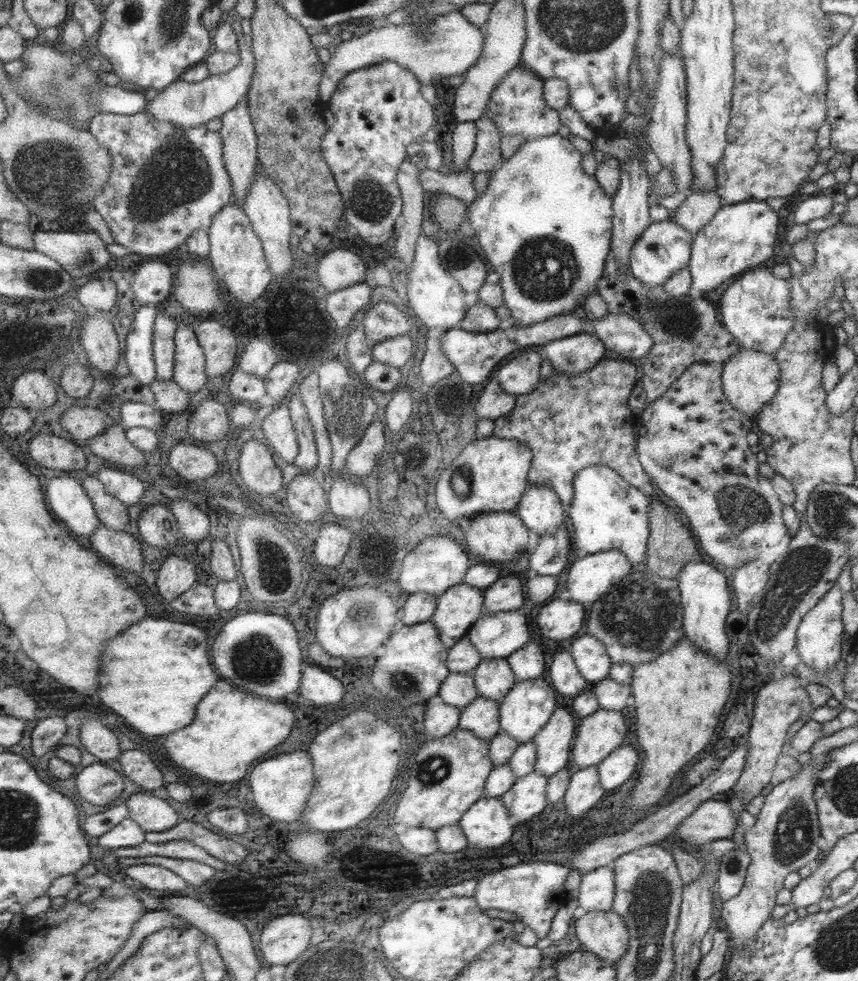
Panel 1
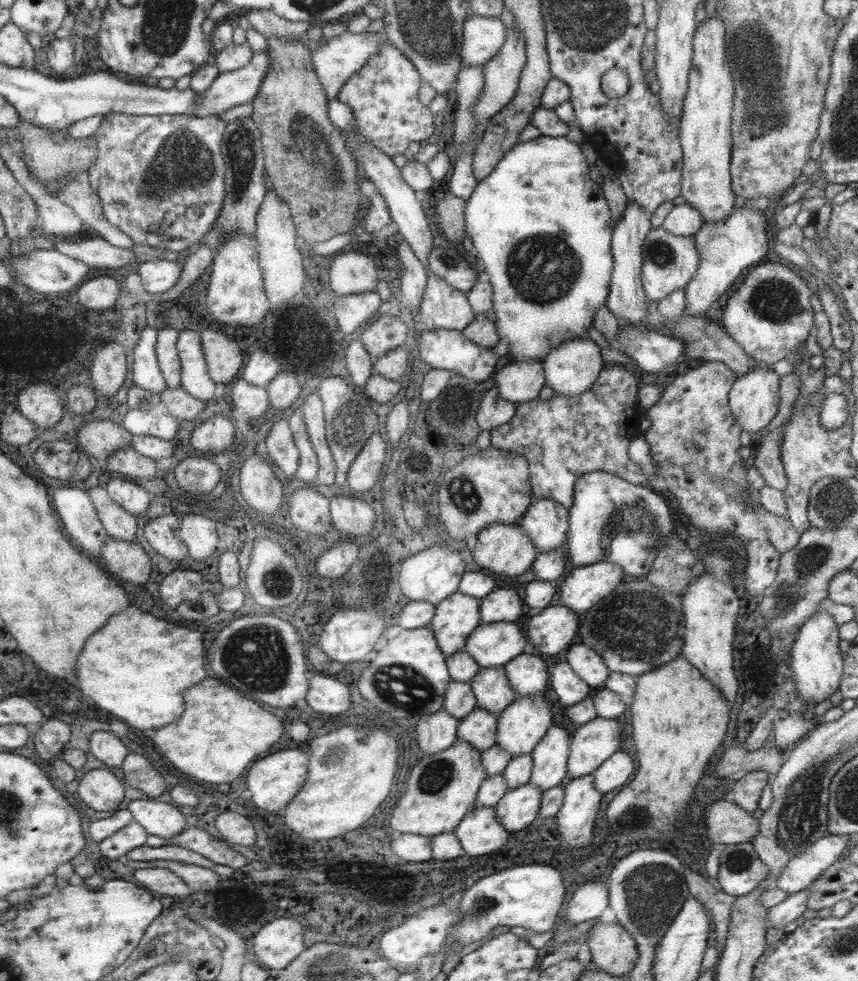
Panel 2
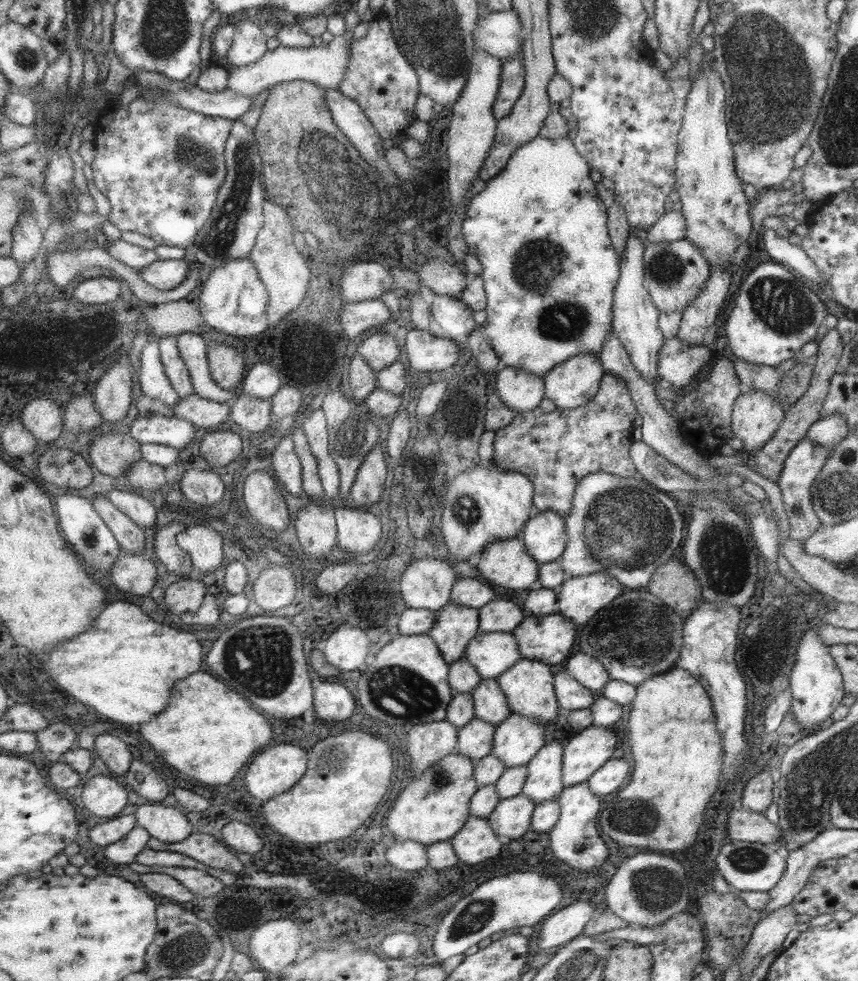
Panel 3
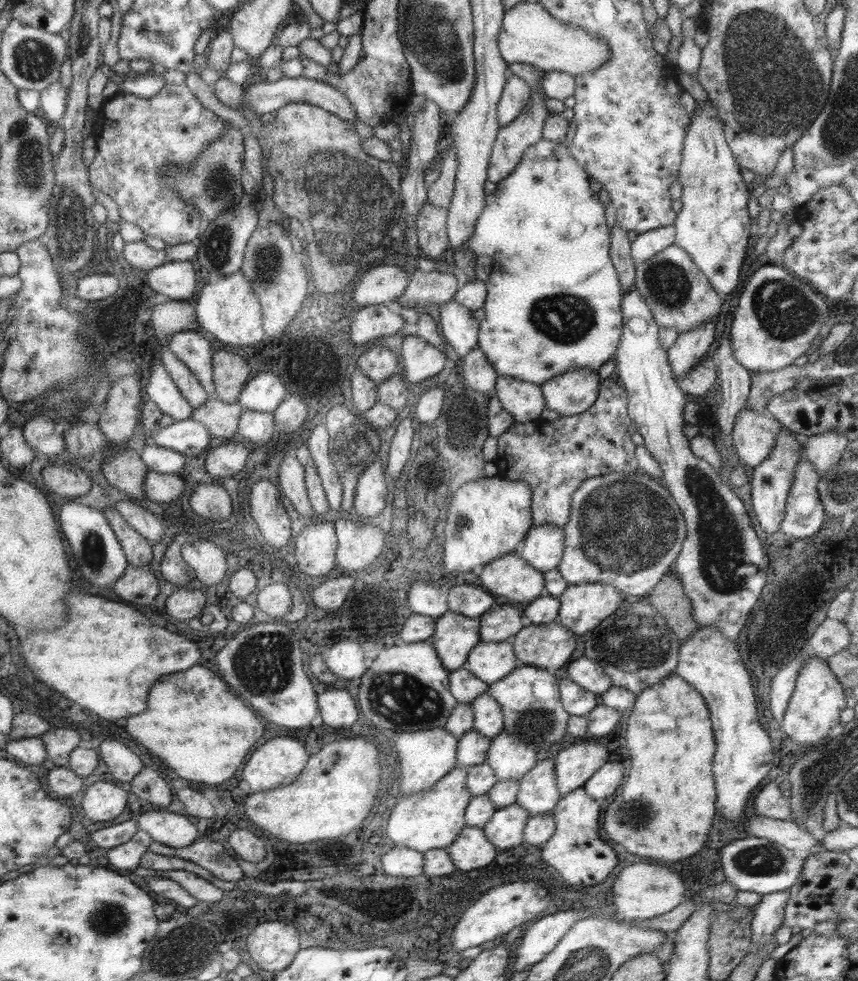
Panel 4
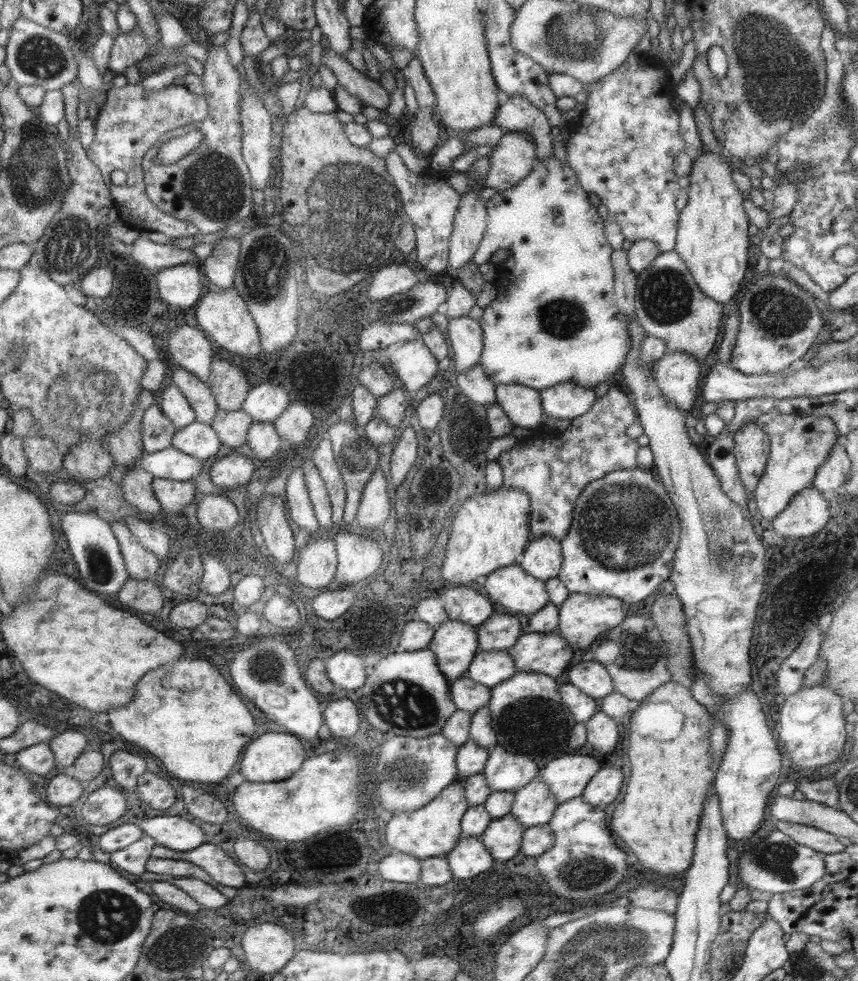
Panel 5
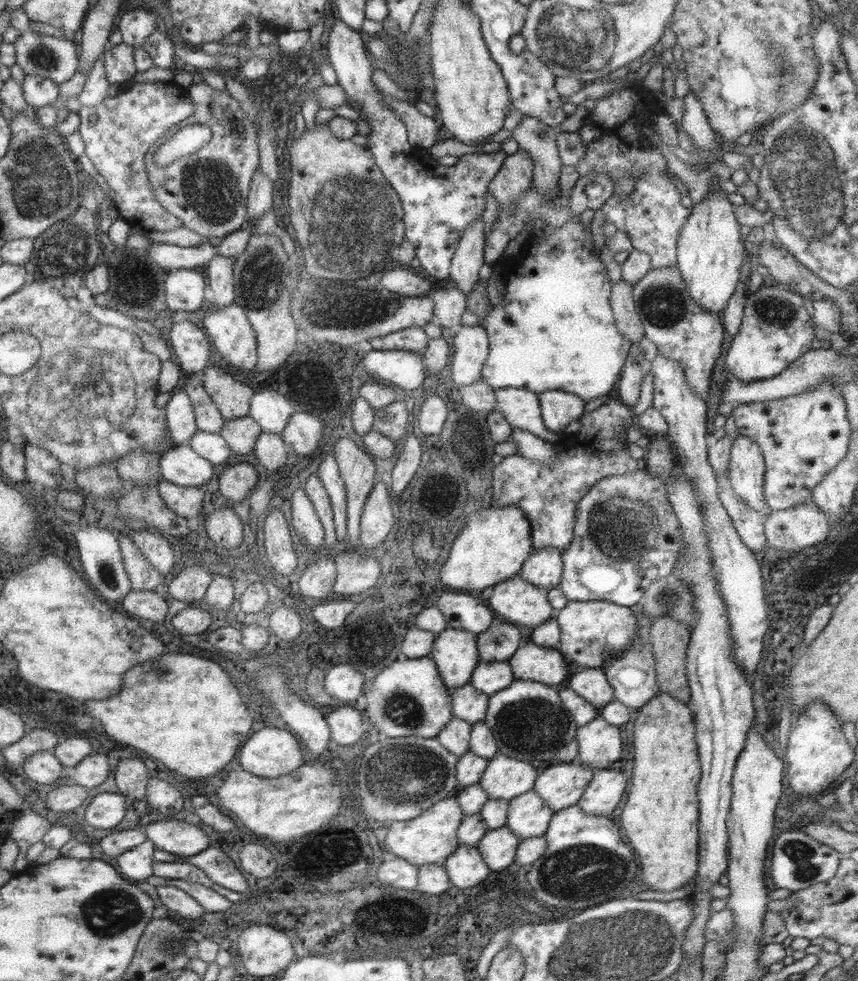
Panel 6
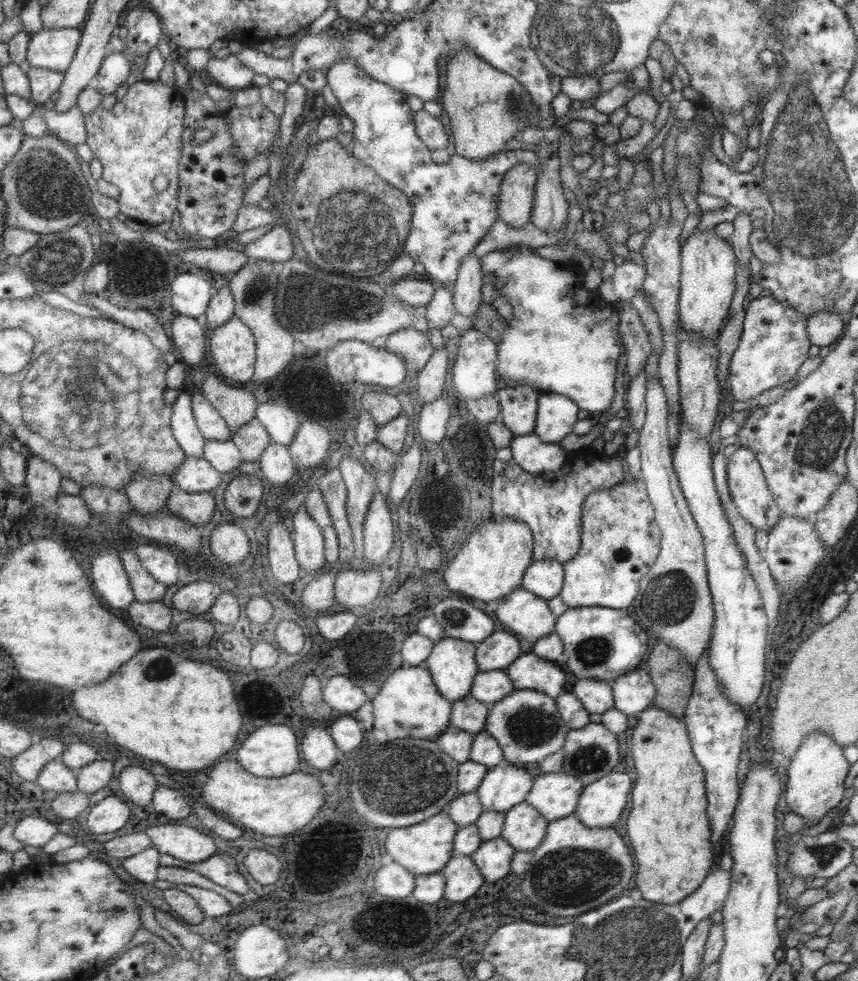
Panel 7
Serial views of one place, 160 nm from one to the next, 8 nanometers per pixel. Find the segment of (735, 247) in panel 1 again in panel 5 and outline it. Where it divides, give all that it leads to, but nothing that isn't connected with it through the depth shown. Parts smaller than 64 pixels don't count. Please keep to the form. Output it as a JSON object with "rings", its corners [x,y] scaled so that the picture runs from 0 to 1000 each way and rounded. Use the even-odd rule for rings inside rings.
{"rings":[[[796,358],[773,360],[763,369],[763,379],[767,397],[772,405],[781,412],[800,420],[802,430],[808,430],[804,418],[808,416],[812,393],[815,393],[815,370],[804,361]]]}

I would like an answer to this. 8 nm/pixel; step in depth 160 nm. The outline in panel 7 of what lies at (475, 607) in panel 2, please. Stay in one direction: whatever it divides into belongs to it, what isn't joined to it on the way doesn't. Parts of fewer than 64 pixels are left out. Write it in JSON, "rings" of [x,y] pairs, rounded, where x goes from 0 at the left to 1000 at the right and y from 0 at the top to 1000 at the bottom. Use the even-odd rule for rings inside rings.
{"rings":[[[519,649],[506,654],[493,676],[510,706],[524,717],[548,705],[551,691],[557,687],[552,673],[554,660],[549,654]]]}

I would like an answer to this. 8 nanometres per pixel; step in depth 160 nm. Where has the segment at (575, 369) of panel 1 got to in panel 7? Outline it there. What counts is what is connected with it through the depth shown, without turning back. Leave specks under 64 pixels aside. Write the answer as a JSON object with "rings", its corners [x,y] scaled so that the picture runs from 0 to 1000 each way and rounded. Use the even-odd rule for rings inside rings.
{"rings":[[[629,400],[625,419],[624,435],[620,441],[626,443],[633,451],[649,453],[660,442],[667,440],[668,434],[672,430],[675,415],[660,404],[649,401]]]}

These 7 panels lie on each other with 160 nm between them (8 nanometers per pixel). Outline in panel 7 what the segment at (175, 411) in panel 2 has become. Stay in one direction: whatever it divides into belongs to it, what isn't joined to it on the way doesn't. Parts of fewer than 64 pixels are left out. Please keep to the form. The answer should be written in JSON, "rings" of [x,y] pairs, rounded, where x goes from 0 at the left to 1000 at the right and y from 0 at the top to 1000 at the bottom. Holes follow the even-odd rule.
{"rings":[[[295,425],[276,438],[268,439],[269,451],[279,458],[282,469],[297,471],[315,450],[303,430]]]}

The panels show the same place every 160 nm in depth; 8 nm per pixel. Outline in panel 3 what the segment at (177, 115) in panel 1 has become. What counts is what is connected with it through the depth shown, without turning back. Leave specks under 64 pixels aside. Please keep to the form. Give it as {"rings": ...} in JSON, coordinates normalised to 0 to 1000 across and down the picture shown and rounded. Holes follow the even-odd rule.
{"rings":[[[409,8],[401,16],[401,32],[396,36],[390,36],[383,43],[372,44],[369,42],[361,48],[350,50],[324,46],[318,51],[309,52],[309,55],[302,61],[293,65],[266,68],[263,91],[281,98],[297,98],[304,92],[312,91],[324,84],[348,81],[364,84],[375,91],[389,90],[394,92],[404,62],[408,60],[408,48],[411,43],[409,34],[417,22],[418,19],[415,17],[414,8]]]}

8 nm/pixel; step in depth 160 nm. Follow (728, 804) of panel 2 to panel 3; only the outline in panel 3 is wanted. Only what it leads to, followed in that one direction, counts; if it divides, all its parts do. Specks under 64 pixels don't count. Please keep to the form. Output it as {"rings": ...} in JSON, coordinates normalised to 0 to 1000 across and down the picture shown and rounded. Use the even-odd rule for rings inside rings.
{"rings":[[[868,825],[852,826],[846,836],[846,850],[857,858],[885,858],[908,864],[909,846],[907,842],[894,836],[890,830]]]}

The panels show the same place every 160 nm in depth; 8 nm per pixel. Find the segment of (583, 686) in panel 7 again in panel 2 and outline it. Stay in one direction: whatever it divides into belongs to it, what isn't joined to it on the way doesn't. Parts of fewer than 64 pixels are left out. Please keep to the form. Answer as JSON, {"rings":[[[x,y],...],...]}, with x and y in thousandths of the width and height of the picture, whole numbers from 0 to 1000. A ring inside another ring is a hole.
{"rings":[[[668,656],[659,667],[659,675],[675,693],[689,699],[691,703],[700,701],[711,687],[700,668],[684,661],[682,656]]]}

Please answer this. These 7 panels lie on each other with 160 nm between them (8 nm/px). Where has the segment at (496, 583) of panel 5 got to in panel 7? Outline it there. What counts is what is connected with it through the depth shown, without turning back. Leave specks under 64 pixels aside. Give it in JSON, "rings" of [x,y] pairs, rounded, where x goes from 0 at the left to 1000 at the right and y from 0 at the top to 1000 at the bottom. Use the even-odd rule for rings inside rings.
{"rings":[[[608,597],[579,612],[577,630],[590,643],[624,653],[642,646],[648,634],[648,629],[640,623],[636,612],[617,604]]]}

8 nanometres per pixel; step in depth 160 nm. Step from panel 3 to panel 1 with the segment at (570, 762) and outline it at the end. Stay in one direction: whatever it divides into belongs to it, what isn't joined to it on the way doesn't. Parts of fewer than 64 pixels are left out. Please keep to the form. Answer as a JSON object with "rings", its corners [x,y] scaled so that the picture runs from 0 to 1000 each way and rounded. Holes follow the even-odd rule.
{"rings":[[[702,723],[674,733],[671,751],[664,767],[667,784],[695,781],[728,752],[728,732],[724,725]]]}

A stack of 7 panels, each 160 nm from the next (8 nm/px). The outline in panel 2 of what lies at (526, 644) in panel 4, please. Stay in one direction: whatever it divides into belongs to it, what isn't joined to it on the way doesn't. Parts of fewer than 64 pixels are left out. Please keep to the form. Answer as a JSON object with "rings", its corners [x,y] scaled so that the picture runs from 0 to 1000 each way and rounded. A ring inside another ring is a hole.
{"rings":[[[638,618],[638,620],[628,623],[626,628],[619,628],[614,636],[608,636],[610,646],[615,654],[615,663],[624,667],[649,667],[654,663],[659,663],[666,654],[666,650],[672,646],[675,634],[672,634],[672,626],[659,618]]]}

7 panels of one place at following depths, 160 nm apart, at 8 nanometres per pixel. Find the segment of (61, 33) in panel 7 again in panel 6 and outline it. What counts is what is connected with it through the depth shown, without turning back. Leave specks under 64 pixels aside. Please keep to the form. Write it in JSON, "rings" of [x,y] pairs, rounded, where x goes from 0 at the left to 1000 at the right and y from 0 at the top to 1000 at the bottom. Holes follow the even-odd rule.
{"rings":[[[14,10],[12,12],[12,27],[15,27],[21,33],[21,37],[14,46],[17,52],[17,65],[24,69],[27,75],[47,77],[56,80],[59,84],[70,87],[72,84],[80,82],[87,75],[91,68],[91,58],[87,56],[87,44],[84,40],[64,39],[43,34],[29,27],[29,13],[24,10]]]}

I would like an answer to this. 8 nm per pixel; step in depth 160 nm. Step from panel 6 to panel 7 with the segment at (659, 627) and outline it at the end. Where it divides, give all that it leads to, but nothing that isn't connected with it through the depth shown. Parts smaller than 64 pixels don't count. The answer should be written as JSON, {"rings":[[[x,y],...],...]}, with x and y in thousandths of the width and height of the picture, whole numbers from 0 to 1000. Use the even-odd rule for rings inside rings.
{"rings":[[[768,650],[755,669],[753,682],[765,701],[760,718],[786,731],[796,732],[809,686],[798,679],[798,675],[794,675],[790,663],[775,659]]]}

